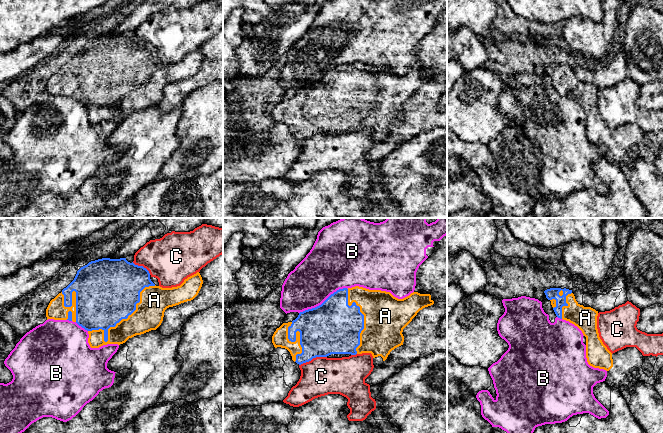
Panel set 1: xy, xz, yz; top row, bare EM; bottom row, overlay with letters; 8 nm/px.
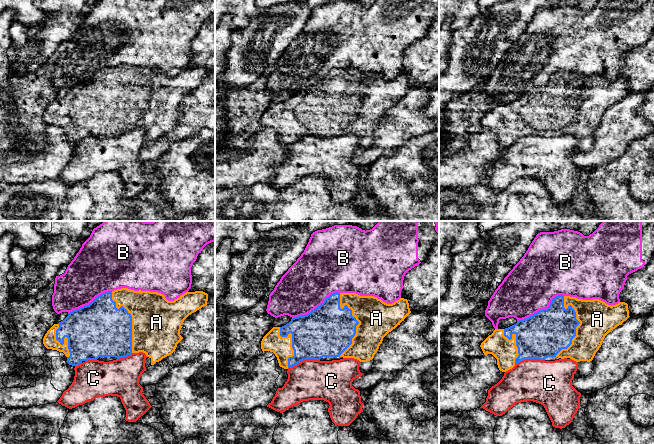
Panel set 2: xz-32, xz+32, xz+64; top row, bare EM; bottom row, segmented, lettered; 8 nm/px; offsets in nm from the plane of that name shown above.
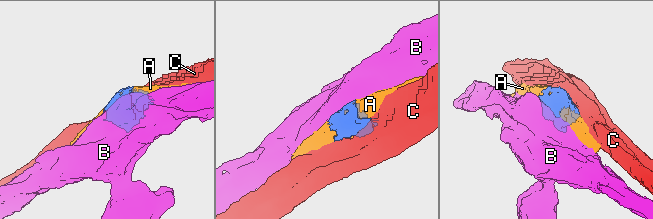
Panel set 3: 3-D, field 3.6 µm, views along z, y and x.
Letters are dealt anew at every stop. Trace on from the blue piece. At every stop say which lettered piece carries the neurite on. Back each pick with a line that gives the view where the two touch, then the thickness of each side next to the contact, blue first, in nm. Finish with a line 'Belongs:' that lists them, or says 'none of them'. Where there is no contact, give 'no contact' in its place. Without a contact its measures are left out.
A: xy | 480/220 nm
Belongs: A

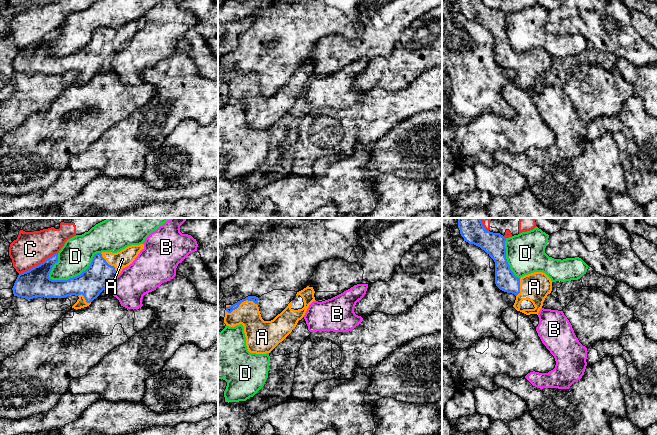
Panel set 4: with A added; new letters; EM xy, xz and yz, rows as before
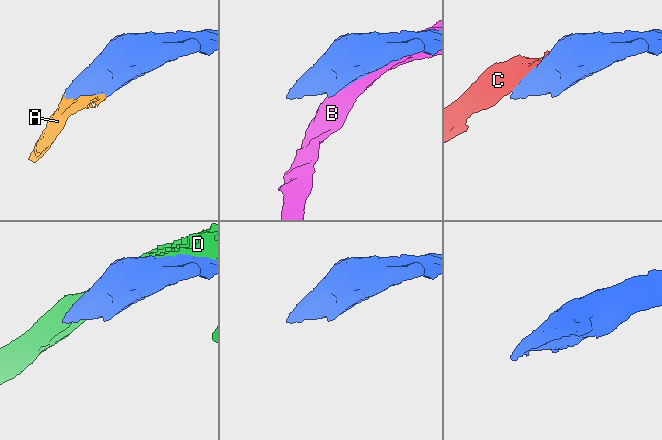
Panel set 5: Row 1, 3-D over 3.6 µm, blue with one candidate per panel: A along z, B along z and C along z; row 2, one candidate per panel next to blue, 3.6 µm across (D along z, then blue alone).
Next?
A: xz | 50/190 nm
Belongs: A

